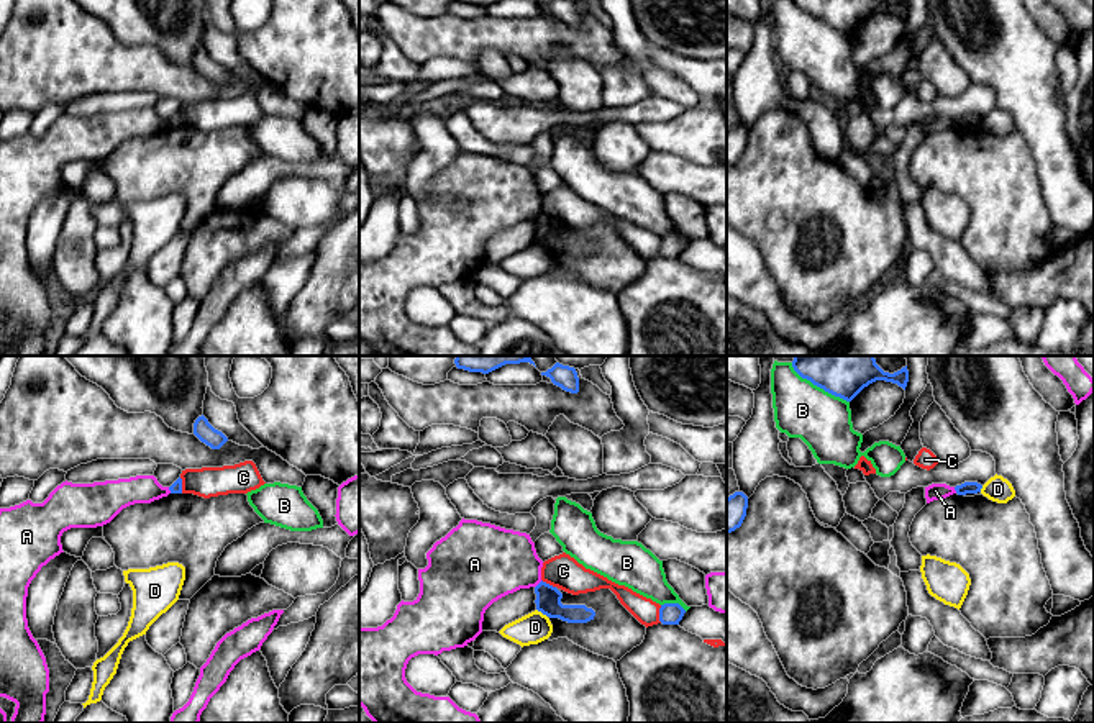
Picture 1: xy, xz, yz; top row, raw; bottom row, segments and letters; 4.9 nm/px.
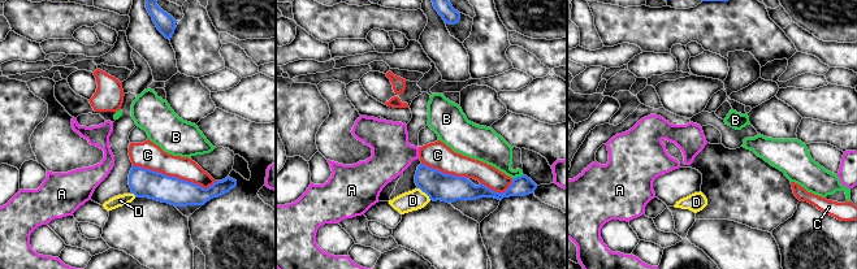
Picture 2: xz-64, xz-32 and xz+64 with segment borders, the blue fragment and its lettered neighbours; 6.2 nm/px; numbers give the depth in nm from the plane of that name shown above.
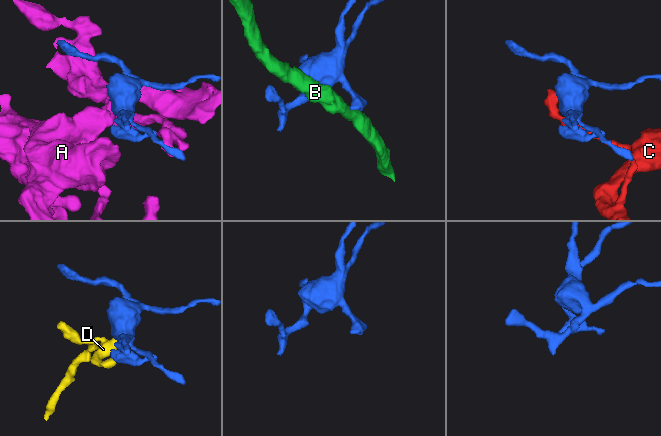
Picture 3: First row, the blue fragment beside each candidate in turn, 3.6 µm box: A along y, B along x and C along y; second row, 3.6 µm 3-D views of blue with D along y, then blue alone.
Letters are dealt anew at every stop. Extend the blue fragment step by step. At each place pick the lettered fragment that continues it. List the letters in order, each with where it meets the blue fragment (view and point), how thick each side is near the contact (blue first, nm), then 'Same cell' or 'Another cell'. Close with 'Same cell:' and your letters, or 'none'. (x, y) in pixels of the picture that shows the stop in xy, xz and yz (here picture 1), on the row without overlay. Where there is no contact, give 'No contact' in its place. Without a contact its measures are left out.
A: Touches blue at xz (538, 217). Thickness 130 nm (blue) against 340 nm. Another cell
B: Touches blue at yz (820, 20). Thickness 160 nm (blue) against 280 nm. Another cell
C: Touches blue at xz (660, 246). Thickness 110 nm (blue) against 120 nm. Another cell
D: Touches blue at xz (542, 245). Thickness 130 nm (blue) against 150 nm. Another cell
Same cell: none

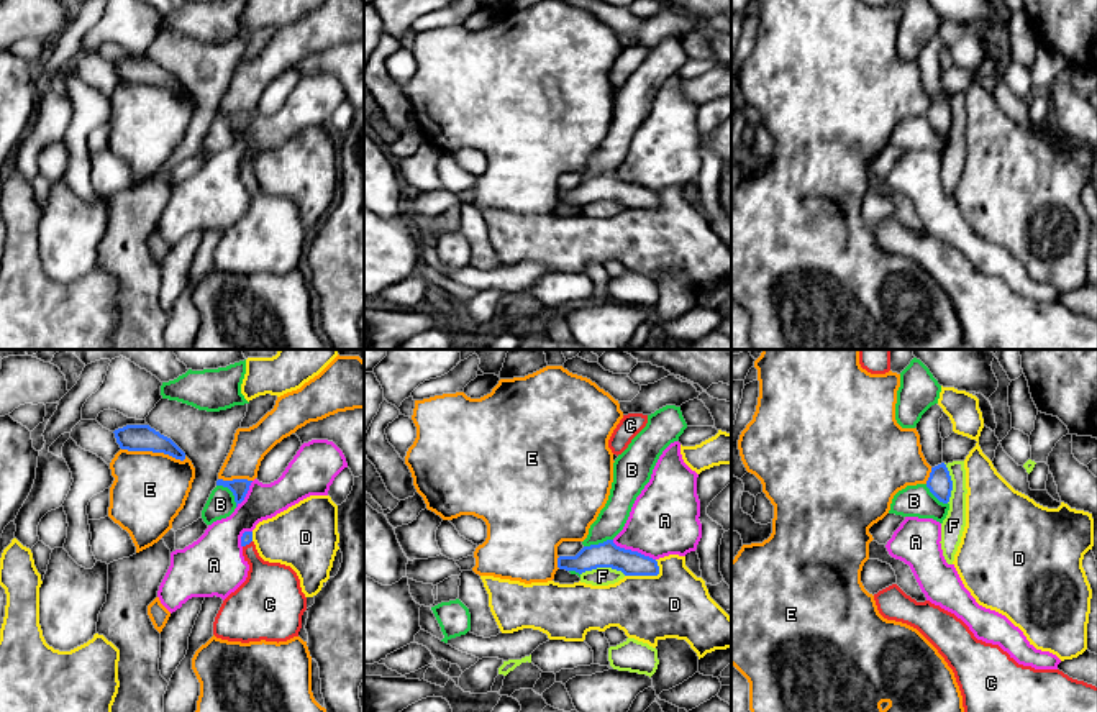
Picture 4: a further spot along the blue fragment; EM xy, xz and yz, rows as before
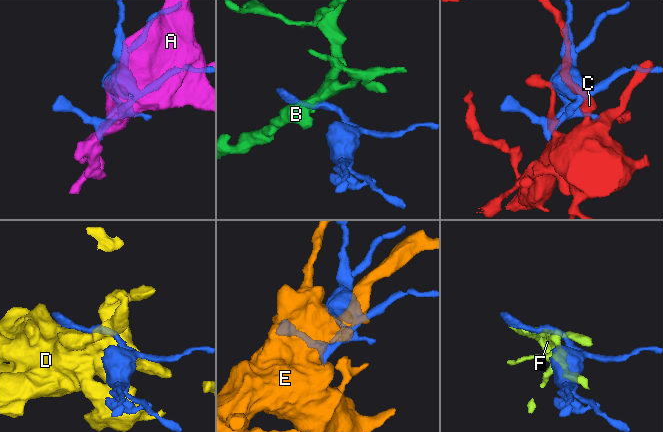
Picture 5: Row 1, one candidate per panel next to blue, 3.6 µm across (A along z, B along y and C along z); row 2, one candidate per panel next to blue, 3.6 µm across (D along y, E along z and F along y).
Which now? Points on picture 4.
A: Touches blue at xz (633, 184). Thickness 130 nm (blue) against 340 nm. Another cell
B: Touches blue at xy (232, 123). Thickness 90 nm (blue) against 140 nm. Another cell
C: Touches blue at xy (246, 176). Thickness 60 nm (blue) against 260 nm. Same cell
D: Touches blue at xz (646, 207). Thickness 130 nm (blue) against 340 nm. Another cell
E: Touches blue at xy (154, 84). Thickness 130 nm (blue) against 360 nm. Another cell
F: Touches blue at xz (604, 199). Thickness 130 nm (blue) against 100 nm. Another cell
Same cell: C

